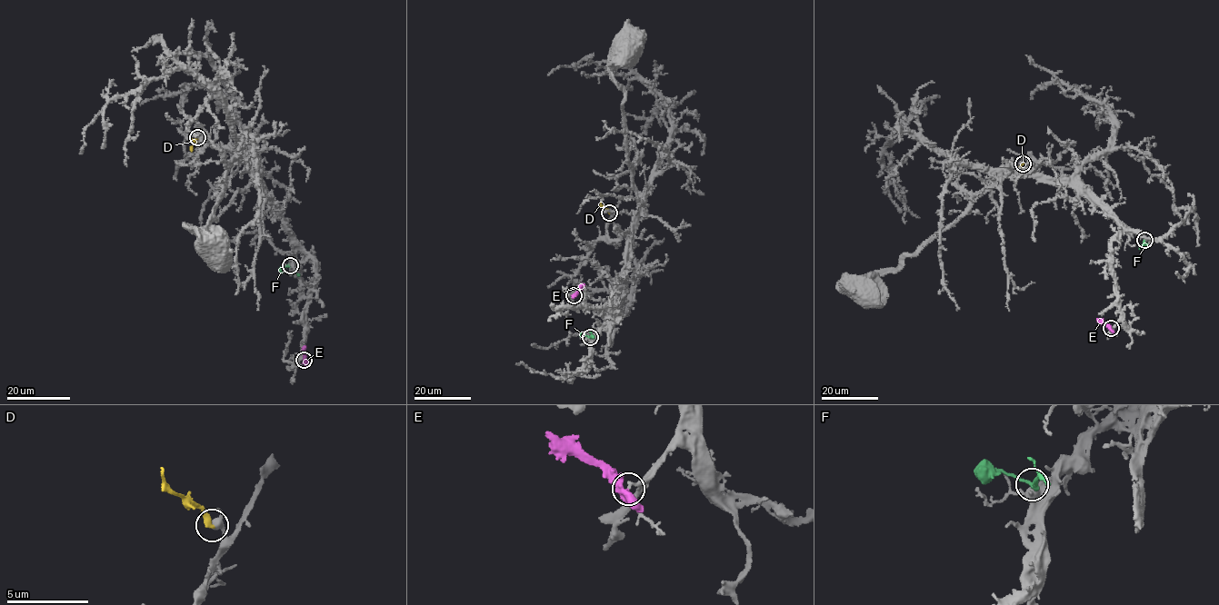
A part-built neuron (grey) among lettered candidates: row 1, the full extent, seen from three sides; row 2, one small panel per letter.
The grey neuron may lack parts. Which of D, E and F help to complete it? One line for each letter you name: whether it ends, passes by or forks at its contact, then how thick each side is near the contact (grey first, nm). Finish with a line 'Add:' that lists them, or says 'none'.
Add: none

